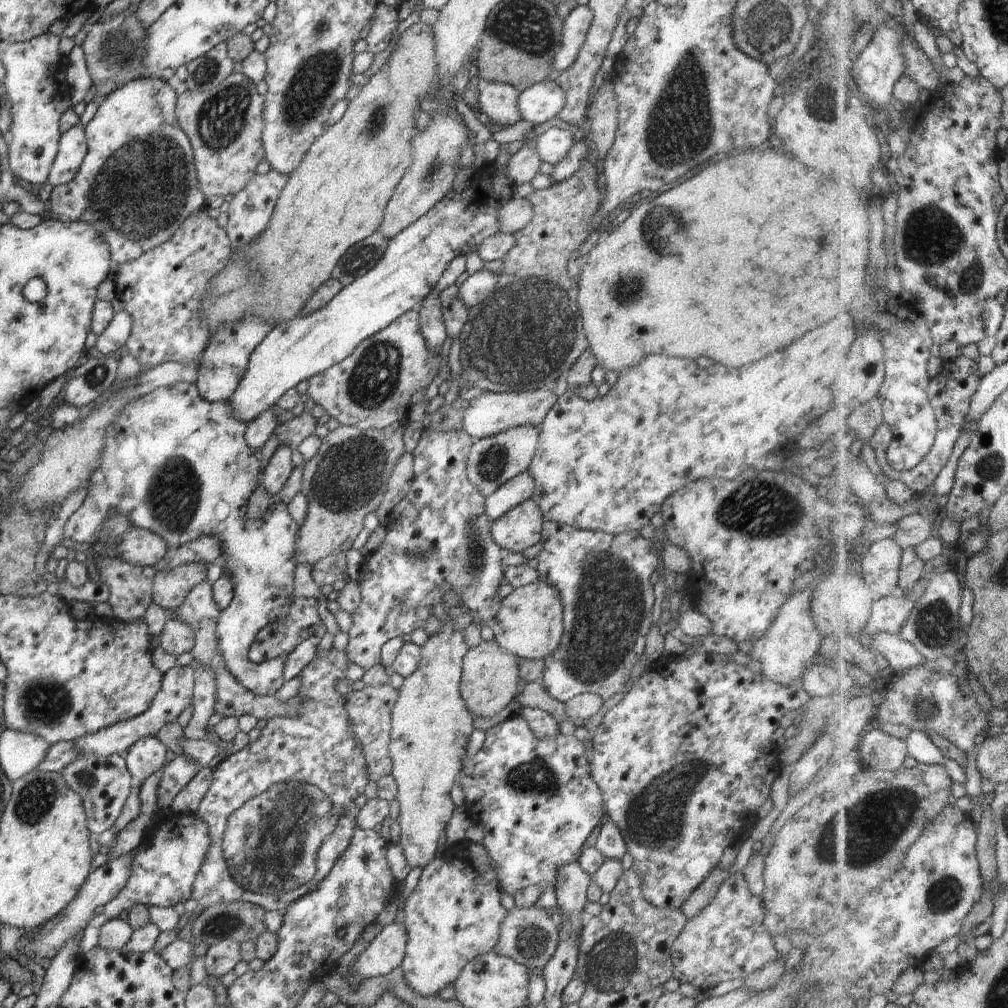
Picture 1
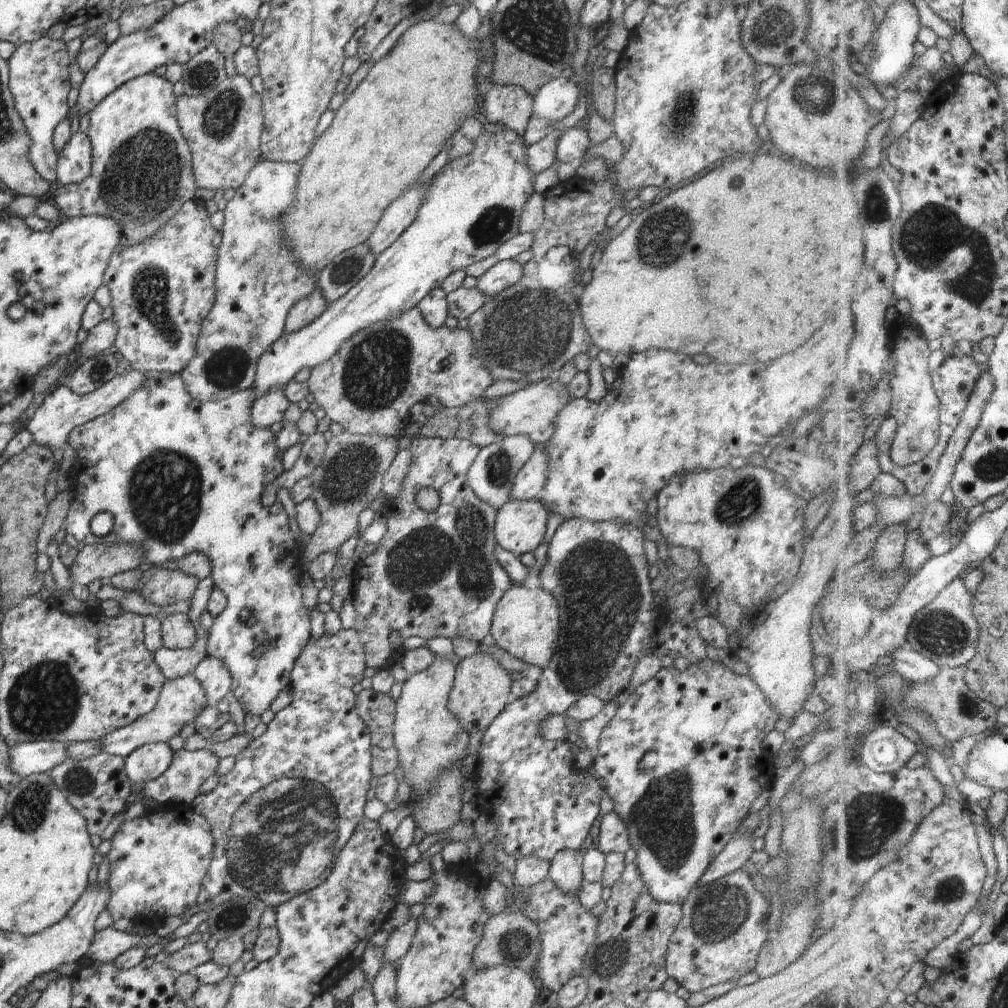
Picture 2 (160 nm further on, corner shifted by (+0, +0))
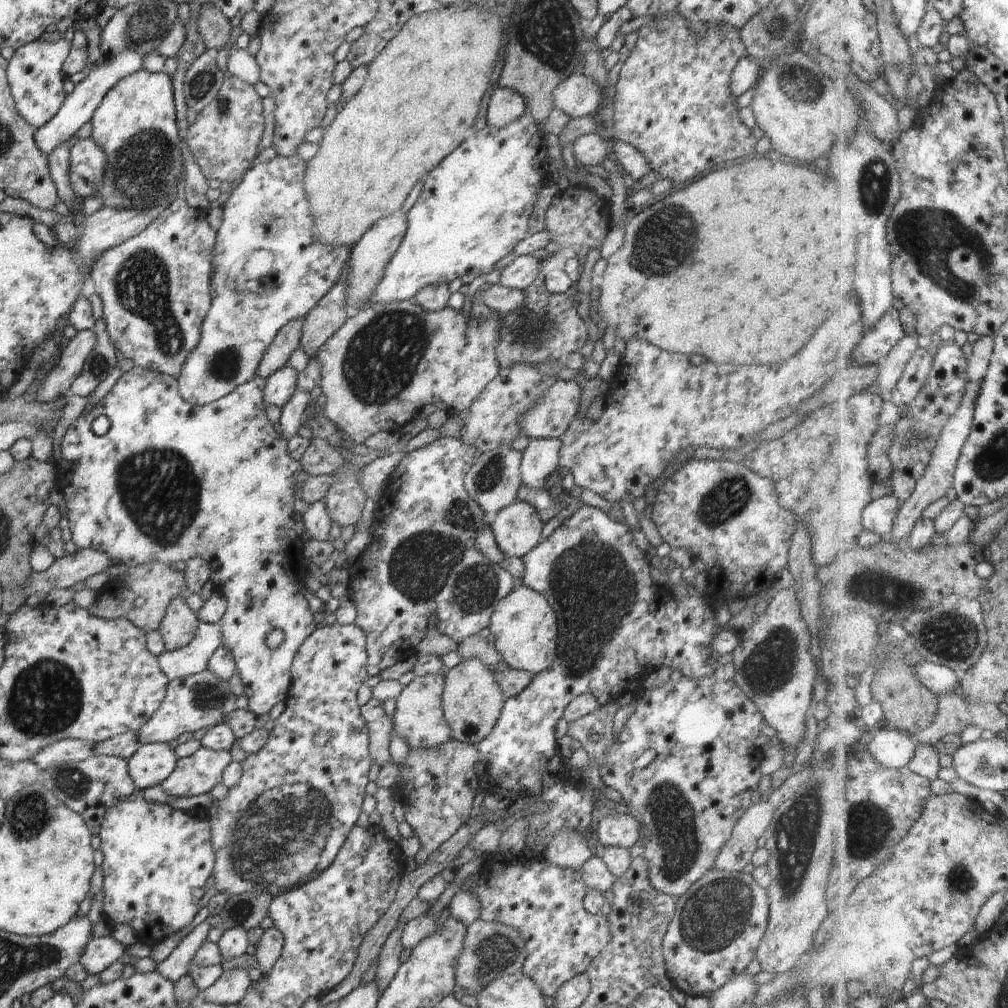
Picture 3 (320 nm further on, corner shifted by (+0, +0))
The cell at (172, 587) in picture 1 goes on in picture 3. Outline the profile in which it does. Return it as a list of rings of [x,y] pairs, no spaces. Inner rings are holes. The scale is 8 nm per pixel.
[[[156,561],[139,565],[138,568],[130,568],[124,574],[112,576],[104,586],[96,590],[96,598],[93,604],[86,610],[95,617],[101,619],[128,619],[145,634],[150,631],[158,631],[166,607],[176,595],[185,596],[188,588],[184,573],[177,571],[173,566]]]

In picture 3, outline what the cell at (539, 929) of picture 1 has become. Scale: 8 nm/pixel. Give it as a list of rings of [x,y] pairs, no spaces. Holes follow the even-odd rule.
[[[476,919],[467,926],[463,947],[455,964],[456,990],[476,996],[484,987],[502,976],[518,972],[526,958],[525,940],[520,932],[496,921]]]

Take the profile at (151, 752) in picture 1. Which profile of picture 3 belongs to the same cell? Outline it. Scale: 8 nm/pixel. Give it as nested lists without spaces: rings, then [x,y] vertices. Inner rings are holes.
[[[144,743],[127,760],[127,767],[138,790],[146,790],[166,780],[176,768],[178,758],[168,743]]]

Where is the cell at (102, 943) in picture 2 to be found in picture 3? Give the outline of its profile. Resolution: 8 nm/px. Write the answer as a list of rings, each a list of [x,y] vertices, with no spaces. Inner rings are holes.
[[[111,934],[106,937],[94,937],[86,943],[79,962],[88,975],[99,975],[111,964],[118,962],[126,953],[125,949],[126,946],[115,940]]]

